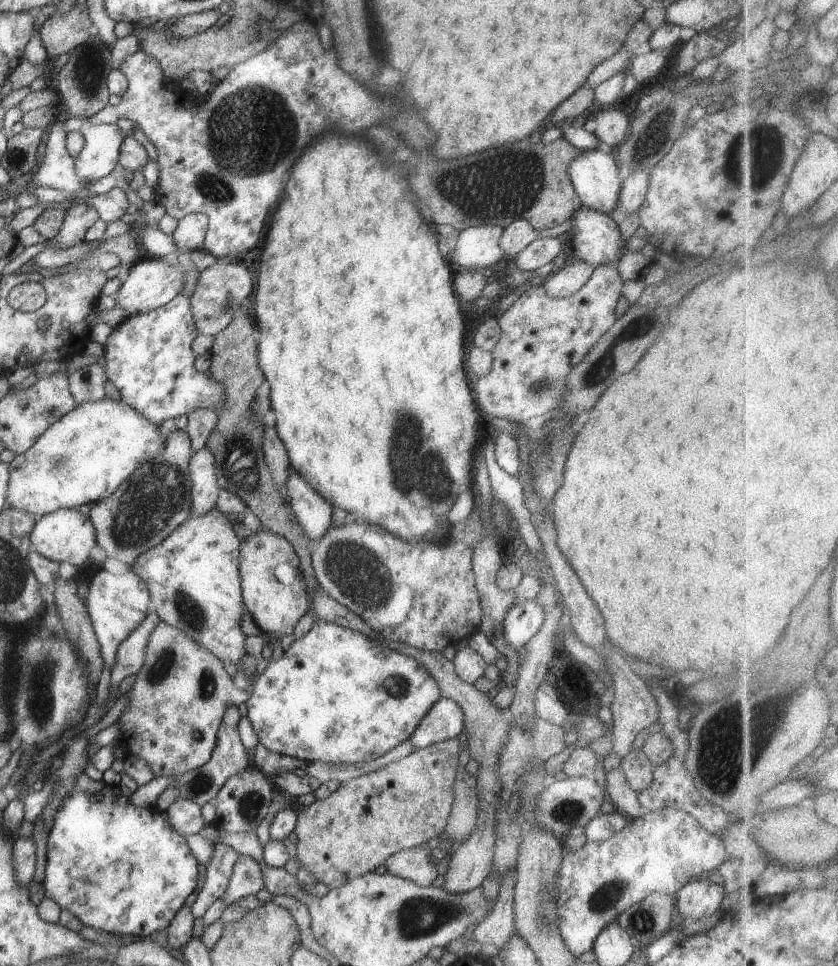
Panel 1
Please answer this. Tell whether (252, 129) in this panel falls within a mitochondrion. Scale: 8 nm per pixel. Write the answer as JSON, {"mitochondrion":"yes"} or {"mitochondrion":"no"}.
{"mitochondrion":"yes"}

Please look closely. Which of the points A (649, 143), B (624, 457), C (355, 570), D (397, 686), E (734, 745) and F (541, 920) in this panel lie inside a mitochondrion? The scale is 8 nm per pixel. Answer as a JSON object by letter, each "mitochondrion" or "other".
{"A":"mitochondrion","B":"other","C":"mitochondrion","D":"mitochondrion","E":"mitochondrion","F":"mitochondrion"}

